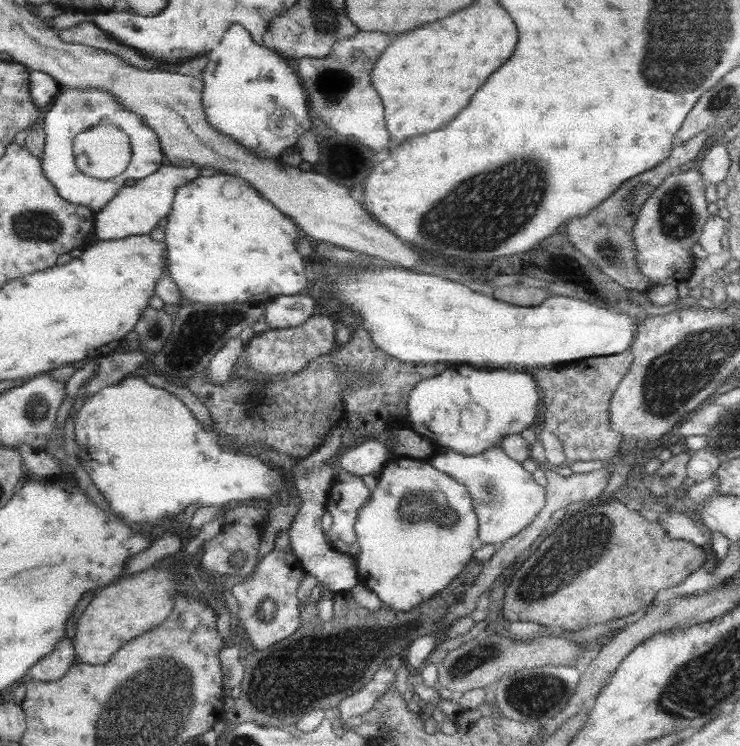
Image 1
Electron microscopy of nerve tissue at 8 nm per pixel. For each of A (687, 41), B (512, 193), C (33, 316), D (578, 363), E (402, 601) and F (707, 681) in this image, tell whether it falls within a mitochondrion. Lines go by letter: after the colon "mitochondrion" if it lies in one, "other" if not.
A: mitochondrion
B: mitochondrion
C: other
D: other
E: other
F: mitochondrion

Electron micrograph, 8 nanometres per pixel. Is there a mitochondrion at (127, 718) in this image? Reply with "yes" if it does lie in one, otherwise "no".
yes

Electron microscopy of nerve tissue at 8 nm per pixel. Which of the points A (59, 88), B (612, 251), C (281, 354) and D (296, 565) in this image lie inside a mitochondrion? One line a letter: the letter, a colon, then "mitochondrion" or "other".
A: other
B: mitochondrion
C: other
D: other

